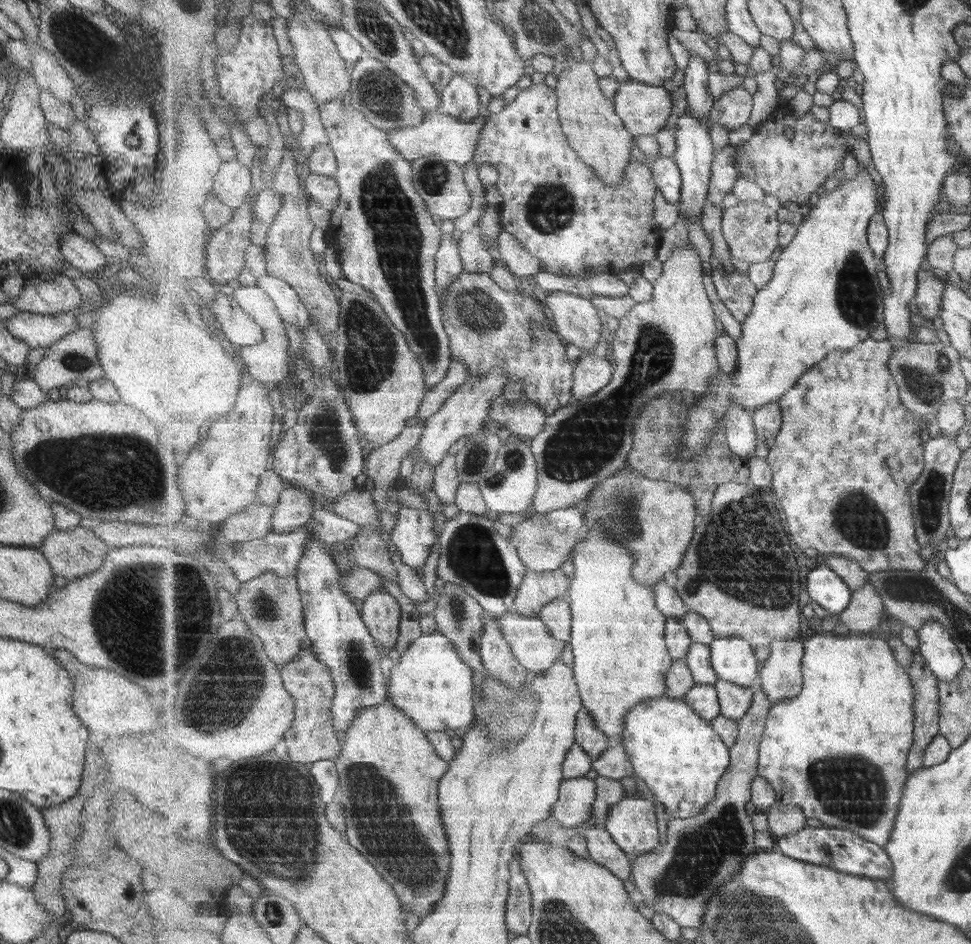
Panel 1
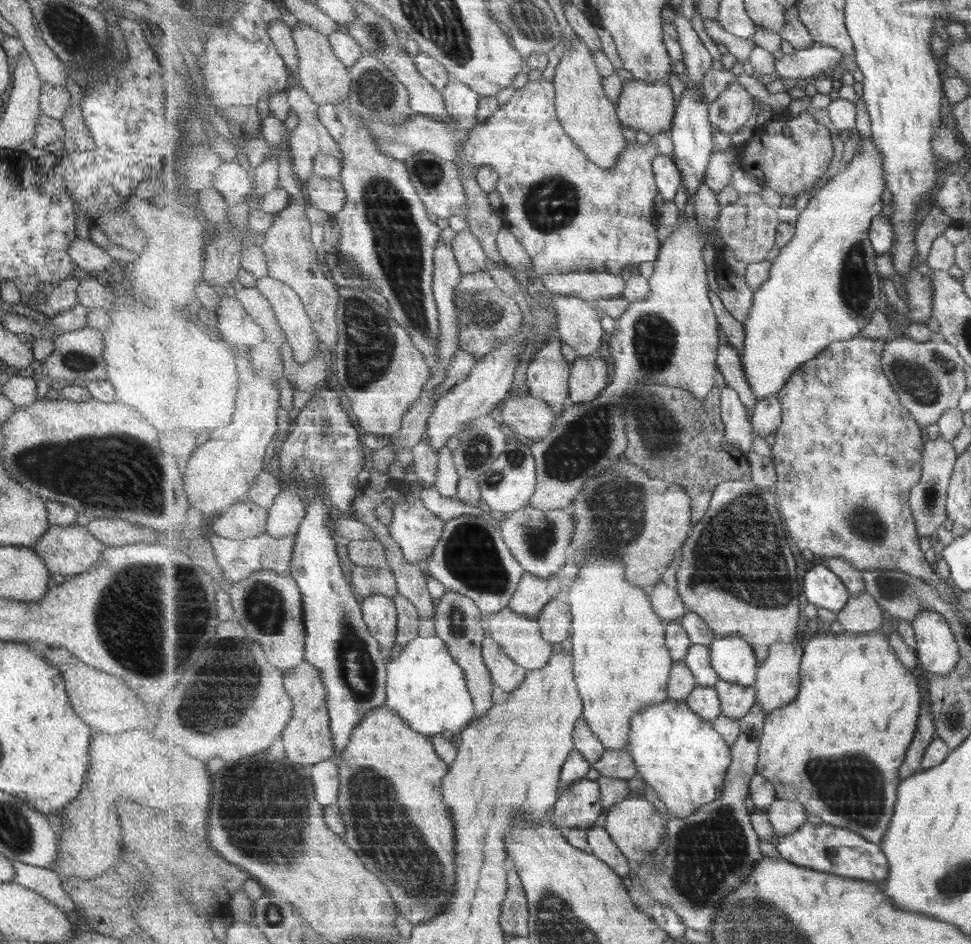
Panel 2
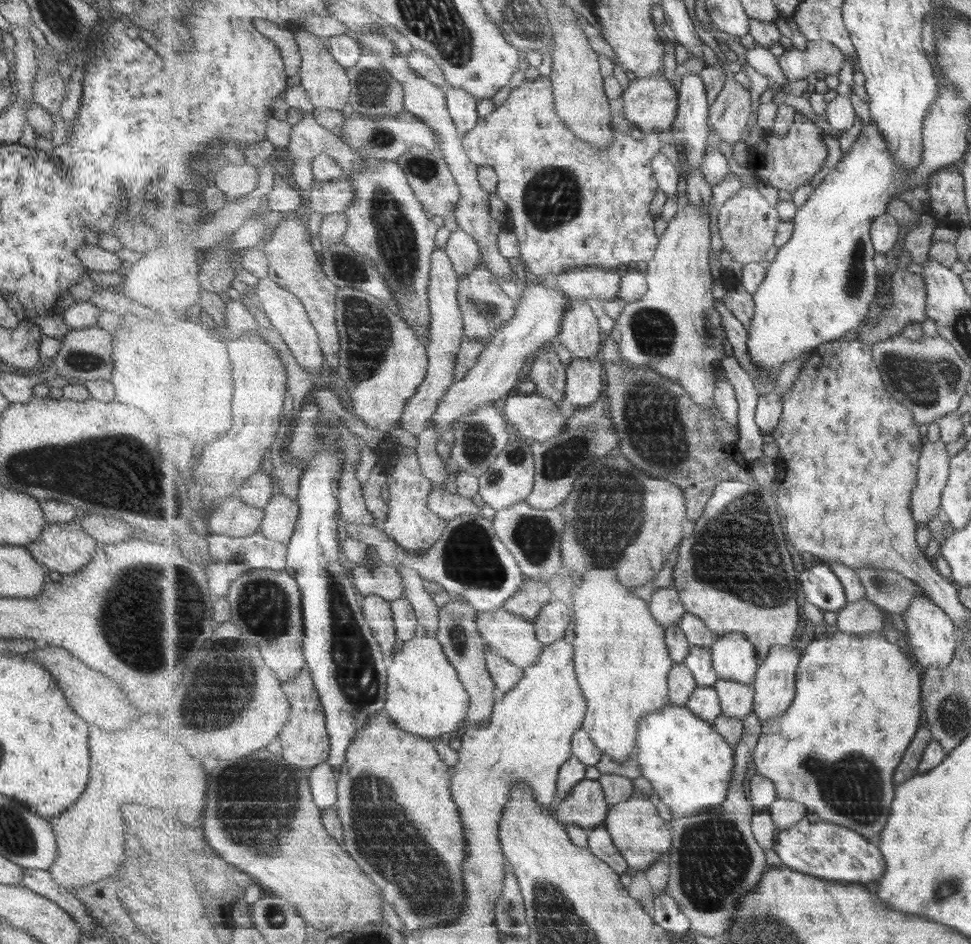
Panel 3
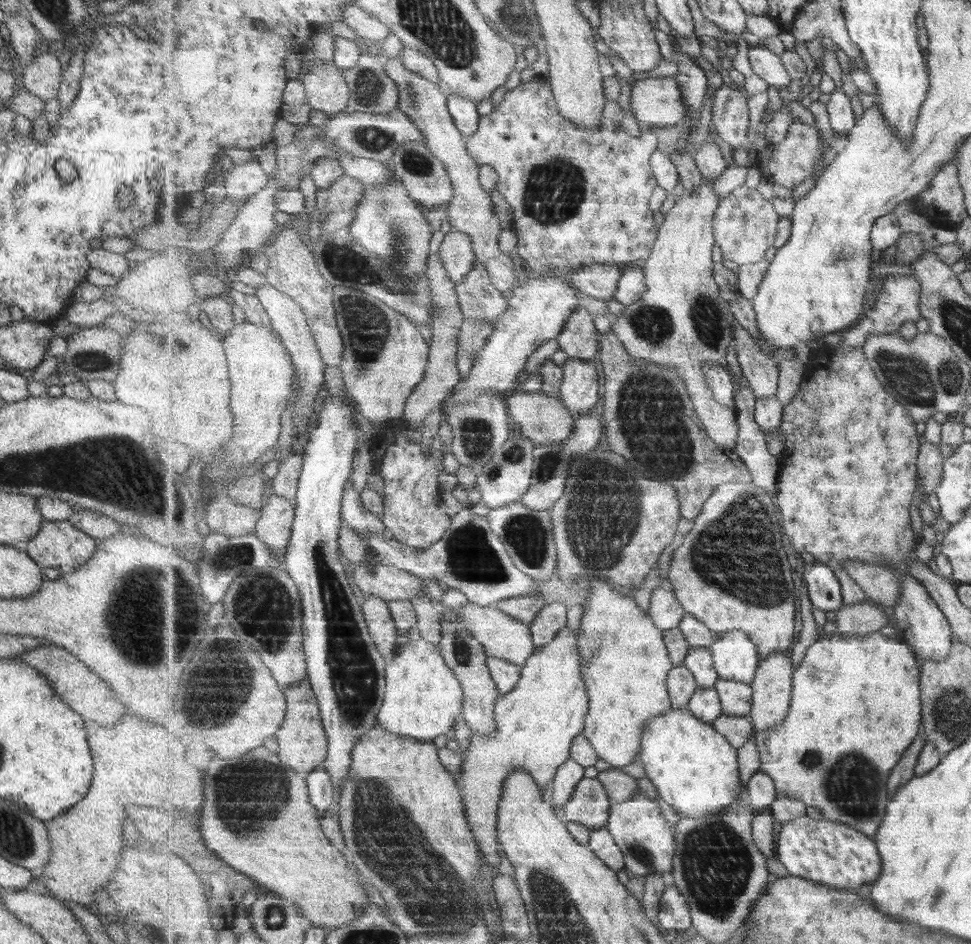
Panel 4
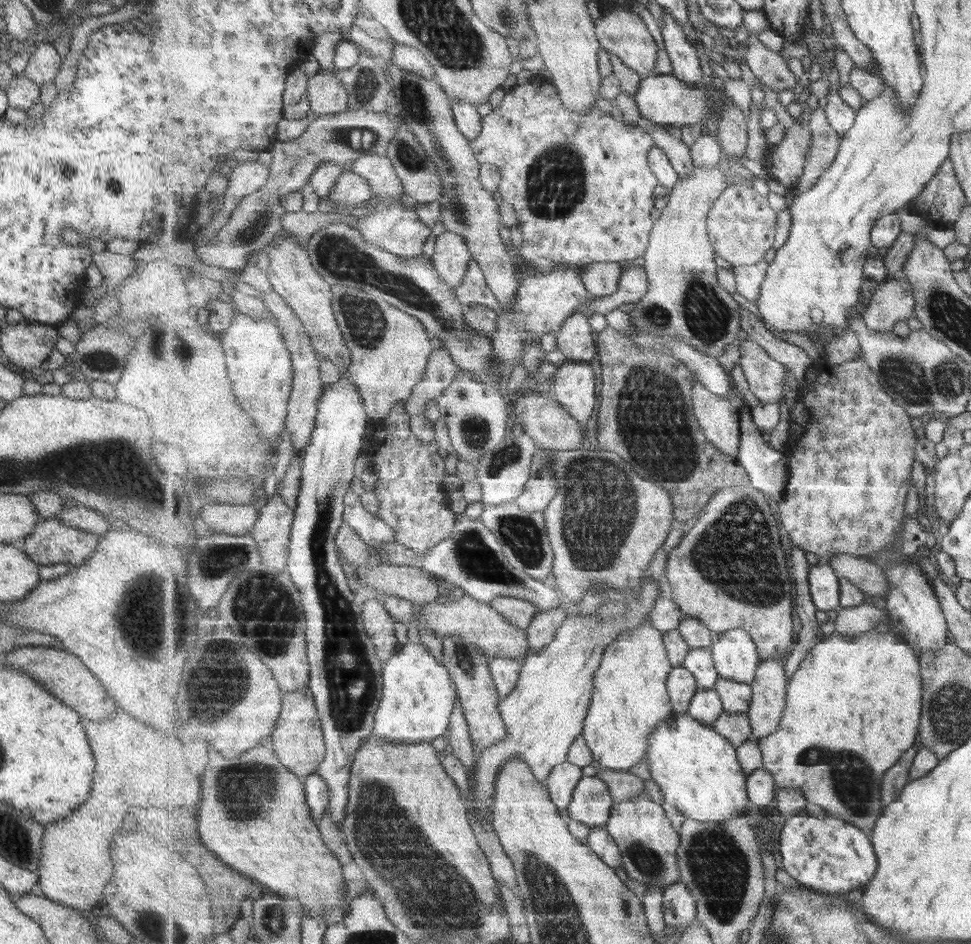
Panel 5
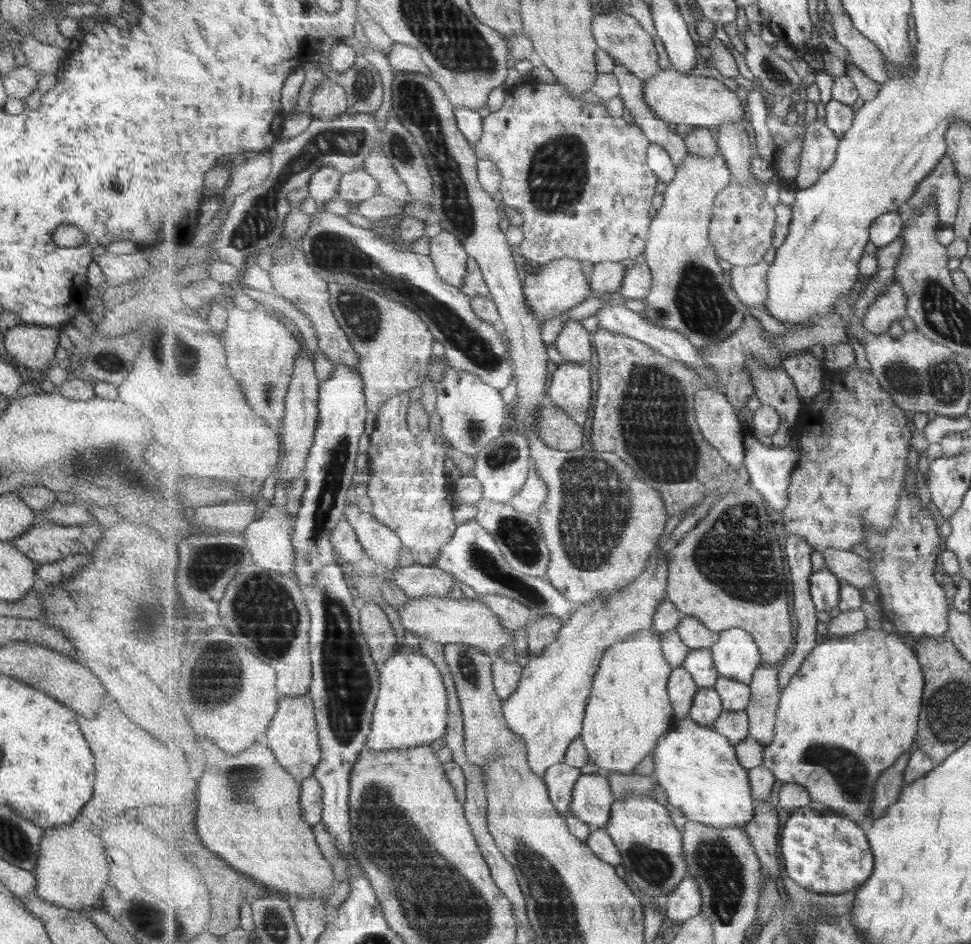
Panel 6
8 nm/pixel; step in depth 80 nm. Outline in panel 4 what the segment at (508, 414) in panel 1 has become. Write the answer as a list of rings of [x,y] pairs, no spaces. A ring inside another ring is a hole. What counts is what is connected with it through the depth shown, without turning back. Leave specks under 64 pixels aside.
[[[515,391],[505,397],[512,422],[518,426],[522,436],[530,438],[536,445],[548,445],[566,441],[573,433],[576,418],[561,400],[547,395],[544,391]]]

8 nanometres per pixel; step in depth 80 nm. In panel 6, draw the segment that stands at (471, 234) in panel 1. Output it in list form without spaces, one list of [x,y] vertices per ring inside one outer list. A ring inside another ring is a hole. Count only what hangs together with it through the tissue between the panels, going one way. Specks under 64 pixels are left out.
[[[443,230],[430,240],[429,246],[429,255],[434,260],[438,275],[456,287],[464,285],[470,254],[463,248],[461,240],[455,234]]]

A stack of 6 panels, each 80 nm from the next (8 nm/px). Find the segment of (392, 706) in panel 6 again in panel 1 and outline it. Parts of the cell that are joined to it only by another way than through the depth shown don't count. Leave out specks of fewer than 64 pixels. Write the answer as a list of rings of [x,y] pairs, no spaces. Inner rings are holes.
[[[433,632],[414,640],[392,668],[388,683],[392,704],[425,732],[453,730],[460,737],[474,725],[476,692],[473,670],[463,662],[453,641],[443,633]]]

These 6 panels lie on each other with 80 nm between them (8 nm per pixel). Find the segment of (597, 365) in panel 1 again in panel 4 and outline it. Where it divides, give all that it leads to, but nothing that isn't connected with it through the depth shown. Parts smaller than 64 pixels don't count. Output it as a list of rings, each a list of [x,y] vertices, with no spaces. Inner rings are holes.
[[[570,358],[563,368],[561,400],[575,418],[593,412],[602,396],[596,361]]]

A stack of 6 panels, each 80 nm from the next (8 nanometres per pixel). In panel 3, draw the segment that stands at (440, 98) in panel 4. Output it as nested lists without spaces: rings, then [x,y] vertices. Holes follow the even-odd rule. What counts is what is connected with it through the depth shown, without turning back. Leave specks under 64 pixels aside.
[[[379,33],[353,34],[355,39],[370,52],[376,53],[381,59],[385,68],[402,84],[406,92],[406,111],[419,117],[427,123],[432,131],[435,131],[440,138],[441,156],[447,161],[451,169],[459,190],[461,191],[461,201],[457,203],[455,218],[460,224],[460,229],[467,232],[478,243],[479,252],[482,254],[483,265],[489,268],[495,276],[514,277],[512,260],[503,256],[499,249],[498,238],[501,234],[501,224],[491,216],[489,210],[489,192],[482,187],[478,178],[478,165],[471,162],[466,148],[462,143],[462,136],[458,125],[455,124],[454,117],[451,116],[447,108],[446,91],[439,85],[433,84],[430,80],[423,78],[414,68],[411,68],[408,57],[399,54],[397,48],[391,42],[390,35],[380,35]]]

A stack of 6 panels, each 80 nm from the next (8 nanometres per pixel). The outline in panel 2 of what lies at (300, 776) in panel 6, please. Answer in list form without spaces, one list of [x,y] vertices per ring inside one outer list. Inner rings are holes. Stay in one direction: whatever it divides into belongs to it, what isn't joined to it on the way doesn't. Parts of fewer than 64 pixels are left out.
[[[305,662],[293,668],[289,674],[285,672],[284,676],[285,688],[287,692],[291,692],[290,697],[294,701],[294,716],[283,736],[285,750],[291,762],[305,767],[307,764],[316,765],[323,761],[334,760],[337,752],[330,725],[327,690],[323,686],[321,672],[313,664]]]

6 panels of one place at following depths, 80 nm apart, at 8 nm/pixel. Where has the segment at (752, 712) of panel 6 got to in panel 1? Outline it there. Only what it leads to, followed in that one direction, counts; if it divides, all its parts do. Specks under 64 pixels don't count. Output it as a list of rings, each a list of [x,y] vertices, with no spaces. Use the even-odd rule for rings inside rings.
[[[775,640],[771,657],[759,671],[760,689],[767,693],[775,706],[780,700],[790,699],[803,691],[802,661],[806,655],[804,641]]]

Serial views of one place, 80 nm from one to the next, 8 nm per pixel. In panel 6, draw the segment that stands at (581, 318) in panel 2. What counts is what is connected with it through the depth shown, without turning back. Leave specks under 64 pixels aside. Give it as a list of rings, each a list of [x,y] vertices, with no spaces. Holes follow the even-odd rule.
[[[569,320],[559,333],[556,348],[563,356],[564,362],[586,366],[593,360],[592,336],[583,328],[579,320]]]

